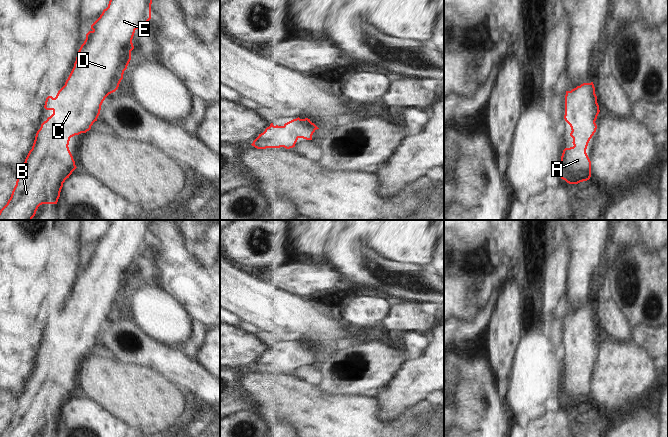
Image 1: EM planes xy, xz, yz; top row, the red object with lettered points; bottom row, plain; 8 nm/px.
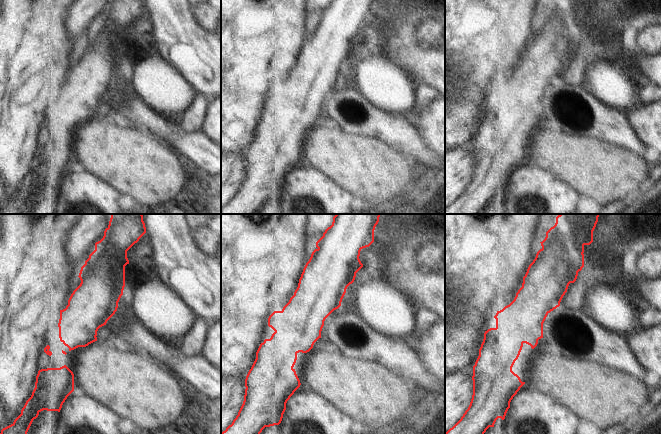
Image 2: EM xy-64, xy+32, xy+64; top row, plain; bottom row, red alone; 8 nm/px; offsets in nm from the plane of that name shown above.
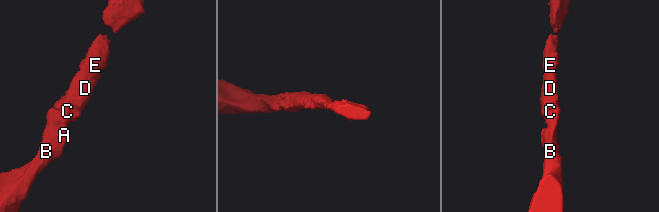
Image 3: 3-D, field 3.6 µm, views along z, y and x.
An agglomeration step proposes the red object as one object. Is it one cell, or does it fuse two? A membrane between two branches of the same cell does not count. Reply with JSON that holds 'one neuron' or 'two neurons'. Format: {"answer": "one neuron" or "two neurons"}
{"answer": "one neuron"}

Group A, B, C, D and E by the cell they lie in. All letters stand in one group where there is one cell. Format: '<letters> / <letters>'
A B C D E

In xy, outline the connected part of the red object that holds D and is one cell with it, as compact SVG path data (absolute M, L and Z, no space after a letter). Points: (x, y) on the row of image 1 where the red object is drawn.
M110 0L108 7L91 25L92 30L86 34L86 39L78 51L74 67L65 85L58 91L55 98L52 96L46 98L44 108L52 110L53 114L41 124L37 131L32 149L25 159L21 173L17 176L11 197L0 210L0 220L32 220L40 205L57 204L63 183L77 168L68 147L70 138L91 129L93 123L97 121L105 98L118 89L124 71L131 60L135 30L143 28L151 19L151 4L152 0Z

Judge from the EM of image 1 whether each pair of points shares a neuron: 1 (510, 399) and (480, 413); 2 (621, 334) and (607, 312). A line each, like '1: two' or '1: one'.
1: two
2: one

